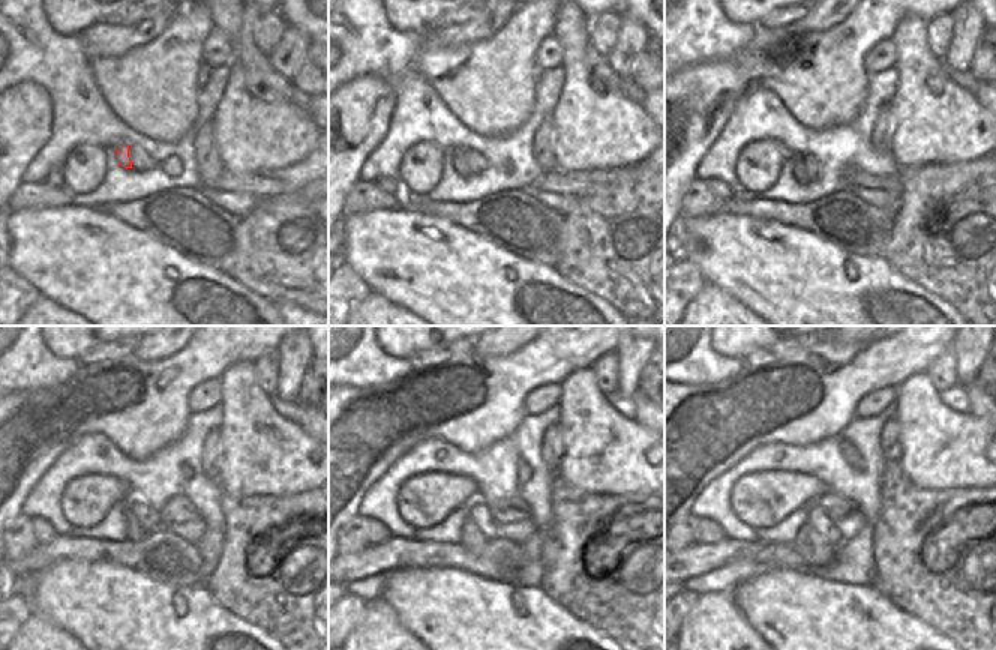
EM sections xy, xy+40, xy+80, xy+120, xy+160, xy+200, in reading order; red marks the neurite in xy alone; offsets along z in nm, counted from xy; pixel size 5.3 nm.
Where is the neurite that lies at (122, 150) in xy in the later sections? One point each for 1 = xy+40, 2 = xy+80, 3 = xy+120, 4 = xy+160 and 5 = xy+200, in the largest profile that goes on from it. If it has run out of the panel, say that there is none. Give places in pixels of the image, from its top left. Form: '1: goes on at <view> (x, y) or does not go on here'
1: goes on at xy+40 (459, 161)
2: goes on at xy+80 (798, 168)
3: goes on at xy+120 (134, 532)
4: goes on at xy+160 (473, 538)
5: goes on at xy+200 (809, 544)

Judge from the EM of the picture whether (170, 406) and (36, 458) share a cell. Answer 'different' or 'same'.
same

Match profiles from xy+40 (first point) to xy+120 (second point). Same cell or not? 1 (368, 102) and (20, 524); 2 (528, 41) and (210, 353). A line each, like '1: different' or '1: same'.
1: different
2: same

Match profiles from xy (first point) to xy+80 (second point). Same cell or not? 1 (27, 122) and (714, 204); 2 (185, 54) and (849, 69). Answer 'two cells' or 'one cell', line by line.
1: two cells
2: one cell

